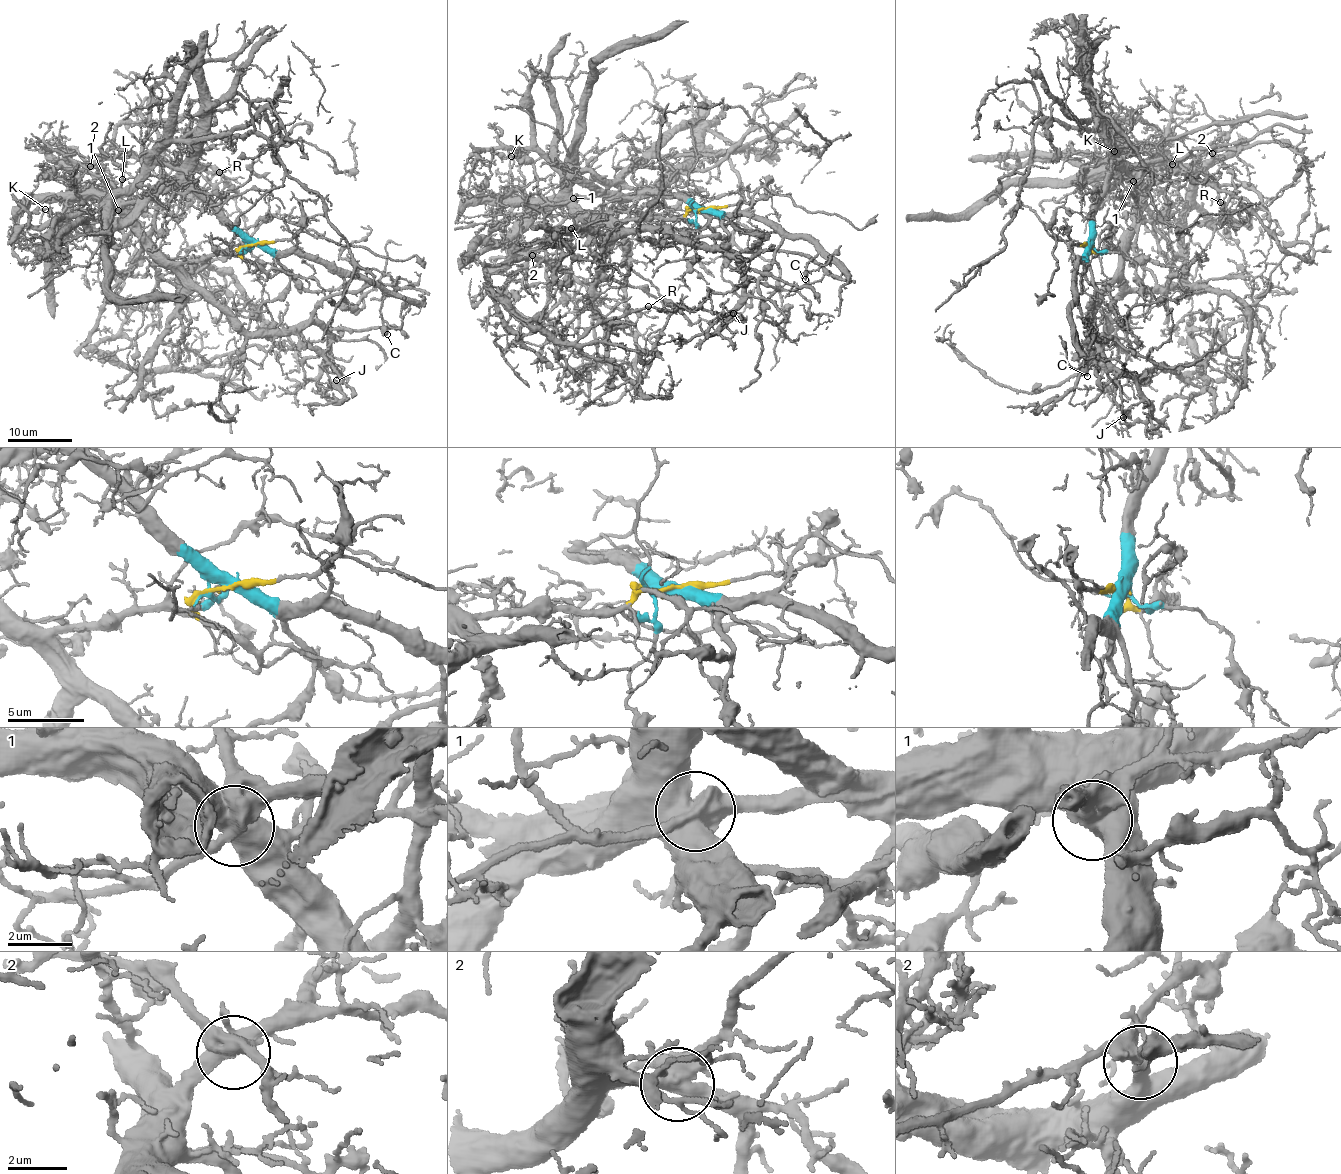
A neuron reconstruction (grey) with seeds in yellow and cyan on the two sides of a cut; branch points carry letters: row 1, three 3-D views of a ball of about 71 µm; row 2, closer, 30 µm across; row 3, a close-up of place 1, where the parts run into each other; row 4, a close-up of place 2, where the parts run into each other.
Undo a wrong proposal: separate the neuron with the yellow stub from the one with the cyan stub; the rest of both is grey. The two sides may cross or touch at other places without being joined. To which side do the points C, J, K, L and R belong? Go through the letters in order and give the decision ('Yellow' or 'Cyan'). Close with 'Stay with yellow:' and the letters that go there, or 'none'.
C: Cyan
J: Yellow
K: Yellow
L: Yellow
R: Yellow
Stay with yellow: J, K, L, R

